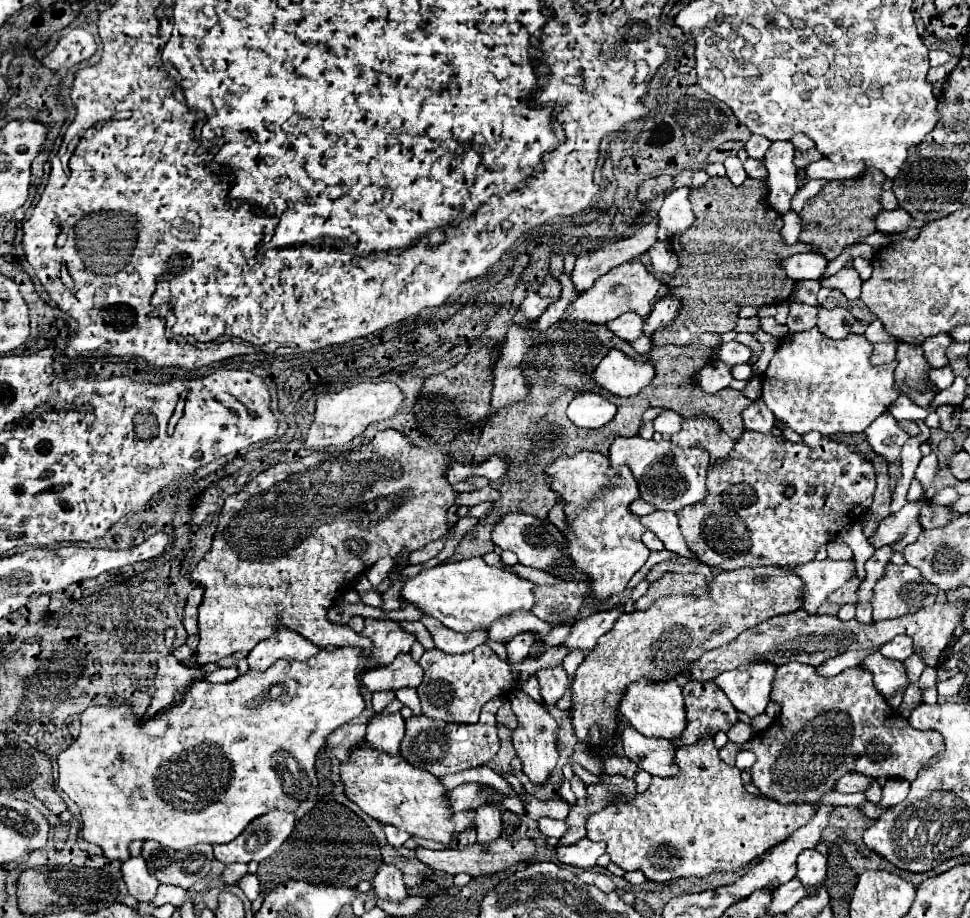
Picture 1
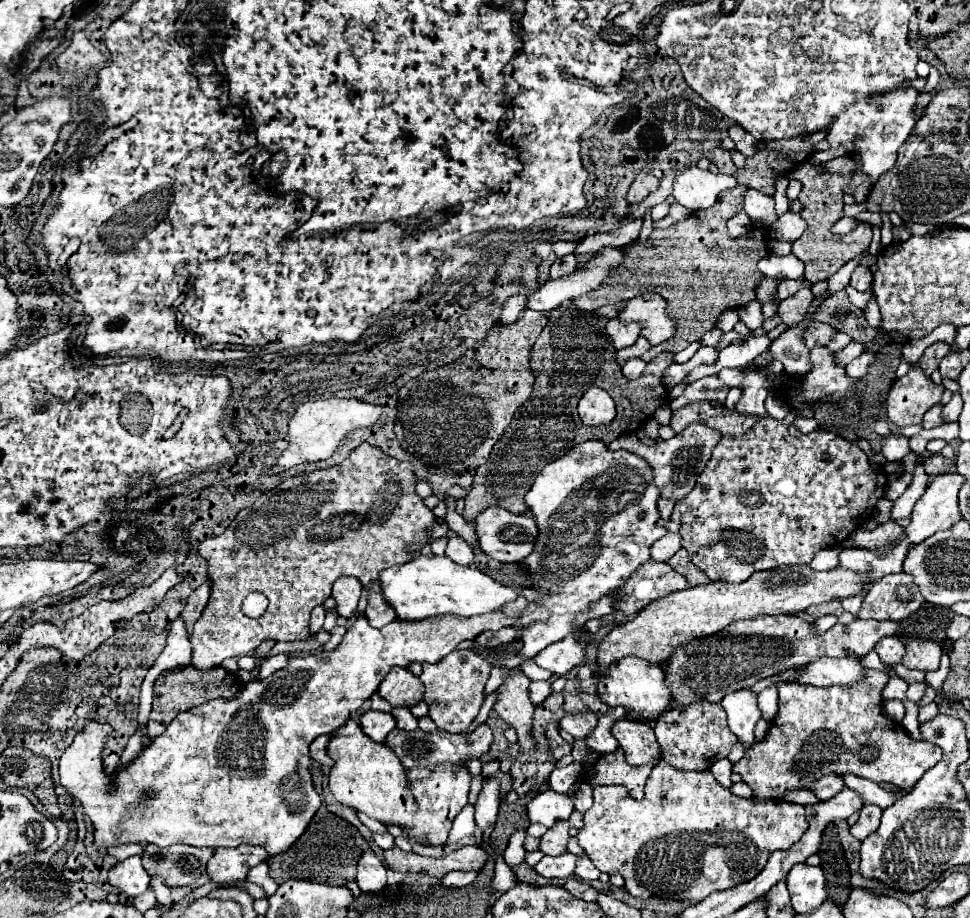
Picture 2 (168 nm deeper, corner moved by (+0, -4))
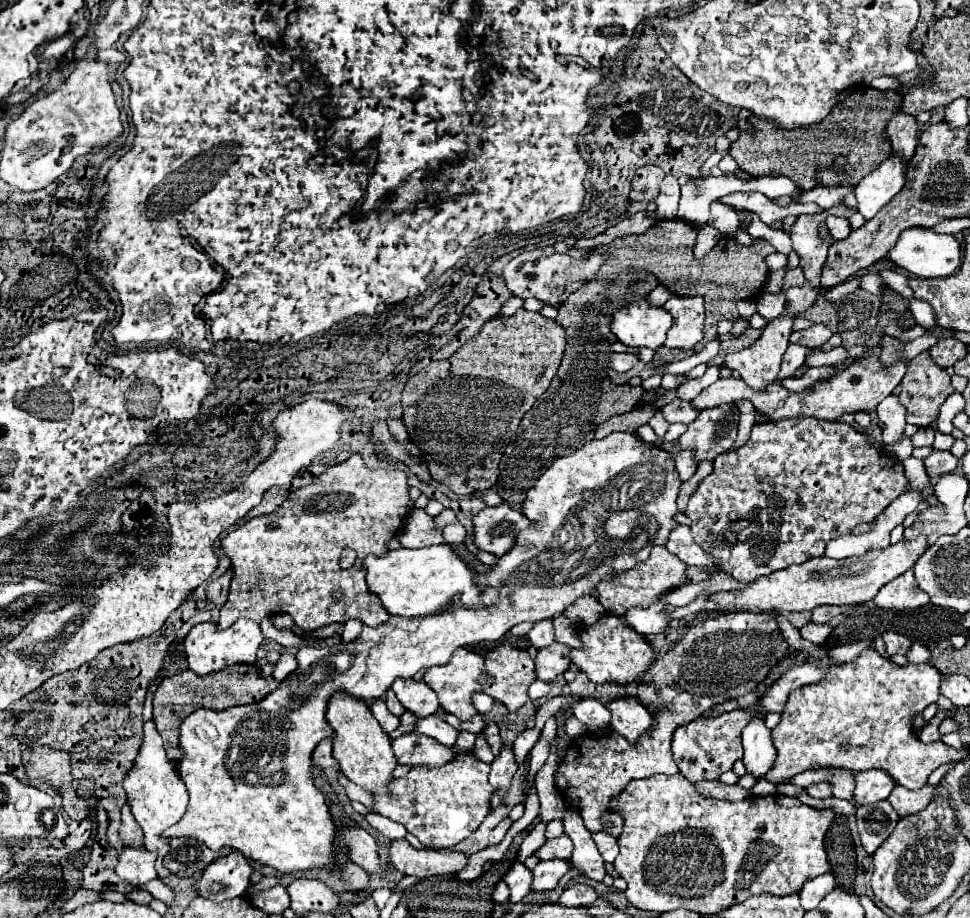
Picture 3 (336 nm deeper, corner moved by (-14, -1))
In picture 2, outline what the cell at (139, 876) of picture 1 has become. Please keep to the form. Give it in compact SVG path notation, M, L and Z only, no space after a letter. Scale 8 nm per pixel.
M130 856L108 872L108 882L120 888L124 894L136 898L150 888L150 874L142 868L140 856Z

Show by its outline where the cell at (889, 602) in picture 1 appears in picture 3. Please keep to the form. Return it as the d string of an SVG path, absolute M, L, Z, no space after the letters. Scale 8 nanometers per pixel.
M906 571L894 581L886 583L874 597L874 603L876 607L882 607L882 609L904 611L904 609L918 609L928 605L930 597L916 585L914 573Z

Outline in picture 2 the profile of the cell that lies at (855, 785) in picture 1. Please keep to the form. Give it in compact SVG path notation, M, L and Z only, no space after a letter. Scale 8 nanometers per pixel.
M832 774L832 776L822 776L820 780L816 780L812 792L814 792L822 802L824 802L824 800L836 796L844 786L846 786L846 784L844 784L844 778Z

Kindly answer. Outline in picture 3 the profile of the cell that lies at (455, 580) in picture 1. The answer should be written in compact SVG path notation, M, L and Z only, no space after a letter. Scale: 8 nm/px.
M450 545L420 547L420 549L394 549L386 557L370 555L364 559L366 583L370 593L374 593L390 615L400 617L422 617L434 615L448 609L454 595L460 595L464 607L484 607L498 603L496 589L480 589L474 585L474 571L468 569Z

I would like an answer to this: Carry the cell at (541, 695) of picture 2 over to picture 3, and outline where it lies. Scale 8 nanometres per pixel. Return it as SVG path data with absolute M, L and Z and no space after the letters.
M536 679L536 681L530 685L528 695L530 695L530 699L532 699L532 701L538 701L538 699L546 697L546 695L548 695L548 691L550 691L550 685L548 685L548 683L544 683L544 681L538 681L538 679Z

